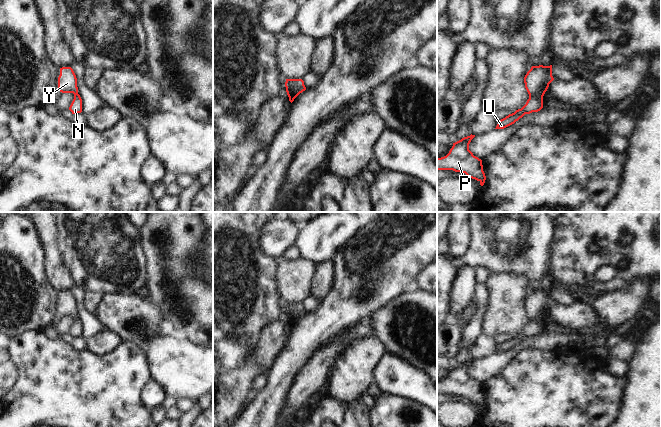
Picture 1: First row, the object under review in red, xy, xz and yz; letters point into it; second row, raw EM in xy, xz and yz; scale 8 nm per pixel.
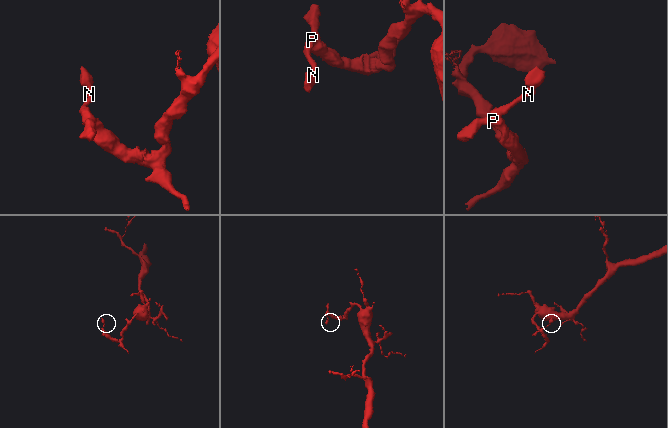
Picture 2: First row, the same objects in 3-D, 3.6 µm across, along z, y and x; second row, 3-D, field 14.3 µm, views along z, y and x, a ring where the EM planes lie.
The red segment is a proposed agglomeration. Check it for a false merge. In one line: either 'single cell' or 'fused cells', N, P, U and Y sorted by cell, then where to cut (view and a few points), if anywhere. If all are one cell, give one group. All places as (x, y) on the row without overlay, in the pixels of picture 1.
single cell; N P U Y; no cut

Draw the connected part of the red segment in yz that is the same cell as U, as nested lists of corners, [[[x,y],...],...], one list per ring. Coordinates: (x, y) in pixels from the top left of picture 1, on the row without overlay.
[[[552,289],[532,290],[524,301],[525,312],[529,318],[529,323],[521,333],[498,345],[495,353],[504,353],[514,348],[525,338],[540,335],[543,332],[543,320],[553,304]]]

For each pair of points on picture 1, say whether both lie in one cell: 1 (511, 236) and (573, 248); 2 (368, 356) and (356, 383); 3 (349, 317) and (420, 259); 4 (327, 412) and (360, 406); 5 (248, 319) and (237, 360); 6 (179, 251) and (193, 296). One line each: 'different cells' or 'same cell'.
1: different cells
2: same cell
3: same cell
4: same cell
5: different cells
6: same cell

